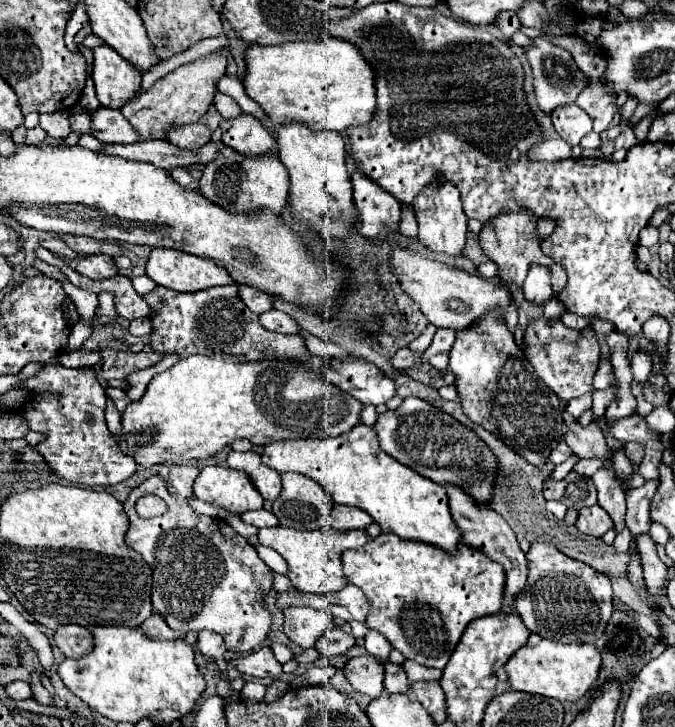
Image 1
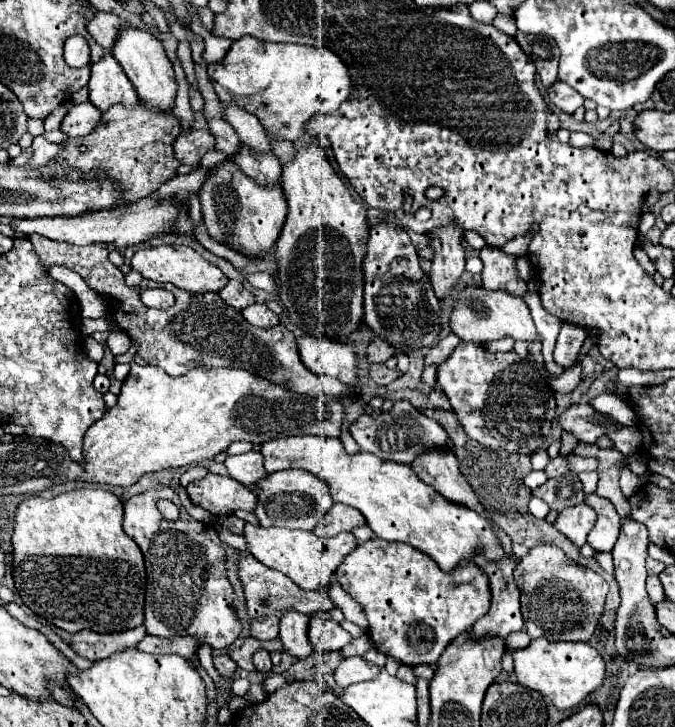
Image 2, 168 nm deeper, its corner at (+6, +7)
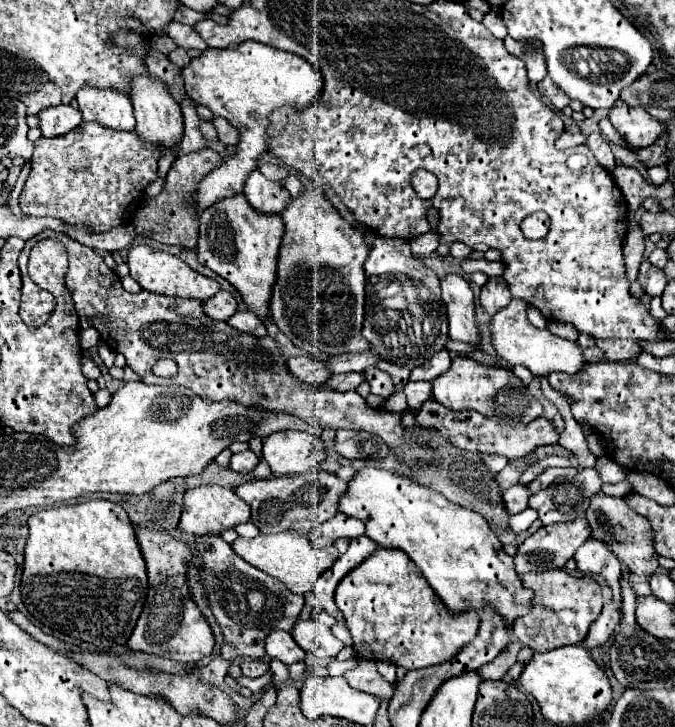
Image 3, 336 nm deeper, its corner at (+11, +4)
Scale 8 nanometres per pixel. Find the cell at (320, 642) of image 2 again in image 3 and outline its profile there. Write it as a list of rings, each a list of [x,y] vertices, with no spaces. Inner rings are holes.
[[[315,618],[299,620],[291,630],[291,634],[293,634],[293,640],[305,652],[313,652],[317,658],[323,658],[323,660],[335,658],[345,646],[341,640],[333,636],[331,628],[319,624]]]

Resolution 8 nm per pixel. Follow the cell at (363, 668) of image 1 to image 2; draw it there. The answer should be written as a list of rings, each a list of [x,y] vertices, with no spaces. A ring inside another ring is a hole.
[[[348,657],[344,659],[336,671],[334,671],[334,681],[338,687],[348,687],[352,683],[360,683],[360,681],[370,681],[380,673],[380,667],[376,667],[374,663],[366,661],[364,657]]]

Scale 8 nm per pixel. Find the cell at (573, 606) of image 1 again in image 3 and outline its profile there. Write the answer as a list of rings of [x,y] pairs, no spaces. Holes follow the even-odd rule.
[[[561,568],[535,570],[519,576],[525,588],[533,590],[531,612],[519,616],[513,624],[513,636],[517,636],[527,648],[537,652],[549,652],[553,648],[581,644],[589,632],[589,626],[597,620],[603,608],[601,586],[589,576],[573,576]]]

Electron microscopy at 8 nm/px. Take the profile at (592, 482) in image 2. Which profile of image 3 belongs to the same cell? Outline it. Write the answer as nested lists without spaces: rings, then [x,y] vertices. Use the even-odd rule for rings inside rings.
[[[577,516],[573,522],[559,522],[539,528],[535,534],[525,538],[525,542],[519,546],[515,556],[515,570],[529,572],[529,570],[543,570],[543,568],[561,568],[569,558],[573,558],[575,550],[591,536],[591,526],[585,516]]]

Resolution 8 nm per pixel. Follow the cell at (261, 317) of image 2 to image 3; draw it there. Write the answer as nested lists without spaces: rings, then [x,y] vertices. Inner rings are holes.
[[[247,310],[247,312],[237,312],[237,314],[233,314],[227,322],[229,322],[233,328],[237,328],[239,332],[249,332],[249,334],[253,334],[253,336],[265,336],[265,334],[267,334],[265,324],[263,324],[261,318],[259,318],[255,312],[251,312],[251,310]]]

